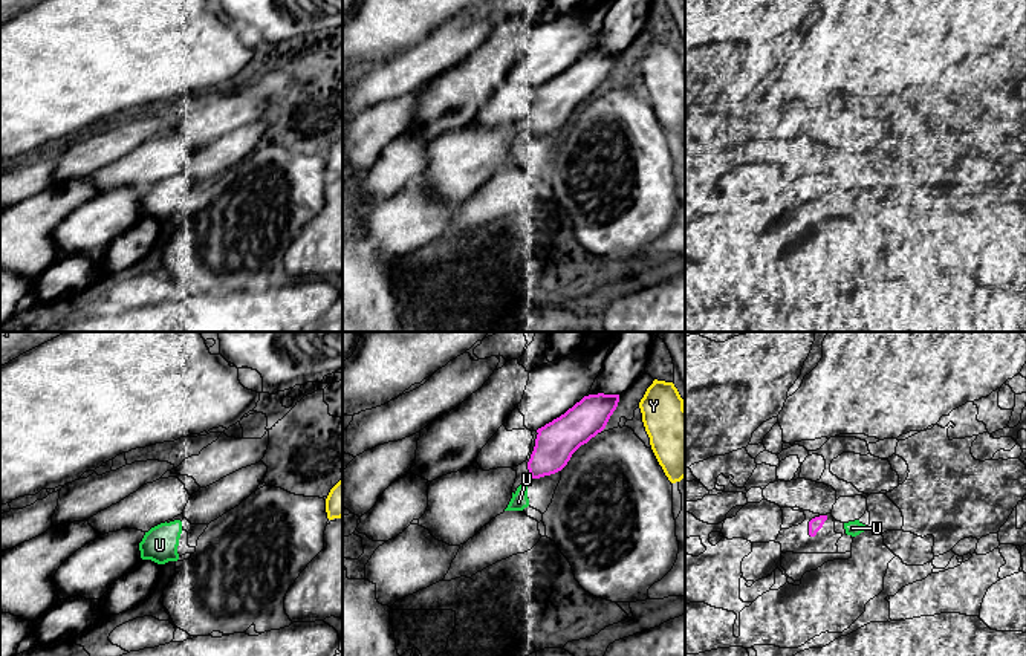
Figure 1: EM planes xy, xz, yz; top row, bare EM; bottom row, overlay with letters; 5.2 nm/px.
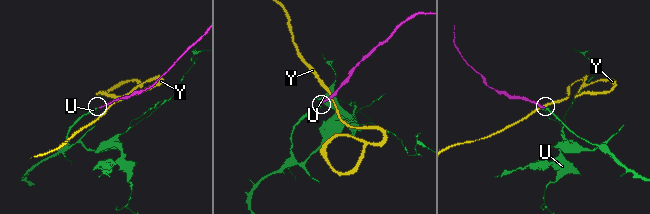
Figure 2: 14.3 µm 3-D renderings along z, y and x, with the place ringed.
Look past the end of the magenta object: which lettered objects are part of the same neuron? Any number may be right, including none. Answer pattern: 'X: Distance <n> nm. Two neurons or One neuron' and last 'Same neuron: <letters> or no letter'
U: Distance 50 nm. One neuron
Y: Distance 110 nm. Two neurons
Same neuron: U

